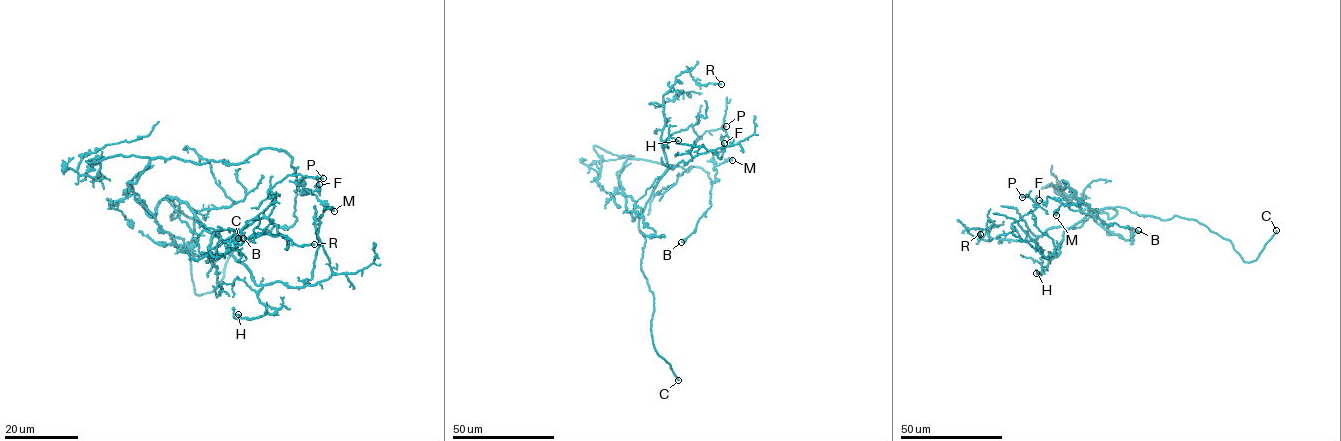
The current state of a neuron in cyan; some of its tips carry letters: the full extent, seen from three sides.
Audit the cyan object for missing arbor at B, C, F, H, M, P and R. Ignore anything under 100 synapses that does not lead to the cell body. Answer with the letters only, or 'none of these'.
C

